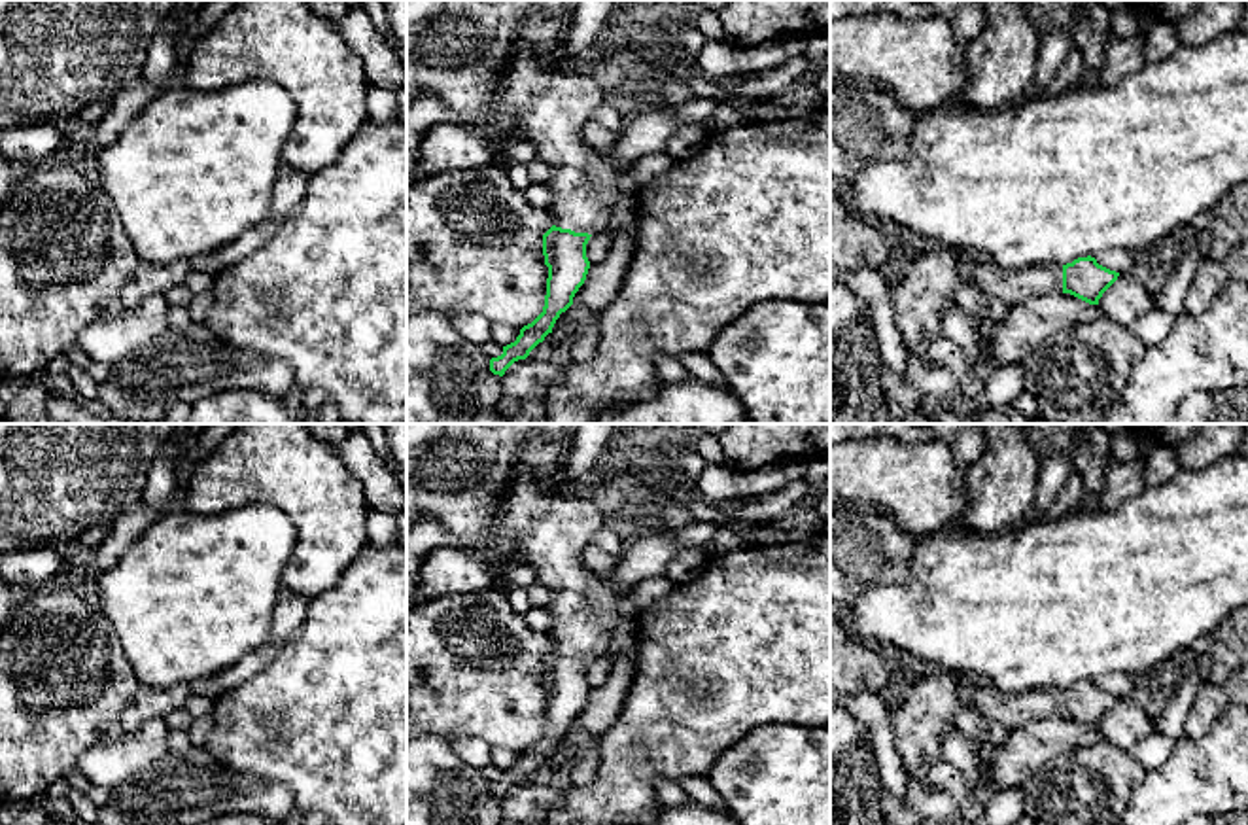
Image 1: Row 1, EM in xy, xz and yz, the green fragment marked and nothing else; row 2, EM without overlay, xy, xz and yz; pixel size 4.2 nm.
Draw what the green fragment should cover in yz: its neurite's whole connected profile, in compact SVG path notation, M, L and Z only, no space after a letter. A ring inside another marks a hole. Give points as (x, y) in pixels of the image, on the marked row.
M930 246L893 276L891 295L902 342L911 350L919 339L944 335L942 316L955 305L962 282L972 282L1010 305L1057 291L1099 305L1118 276L1119 272L1099 265L1091 255L1066 265L1002 269L993 261L964 263L957 250Z

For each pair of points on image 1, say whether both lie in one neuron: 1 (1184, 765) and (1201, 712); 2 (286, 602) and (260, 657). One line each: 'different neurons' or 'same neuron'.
1: different neurons
2: same neuron

